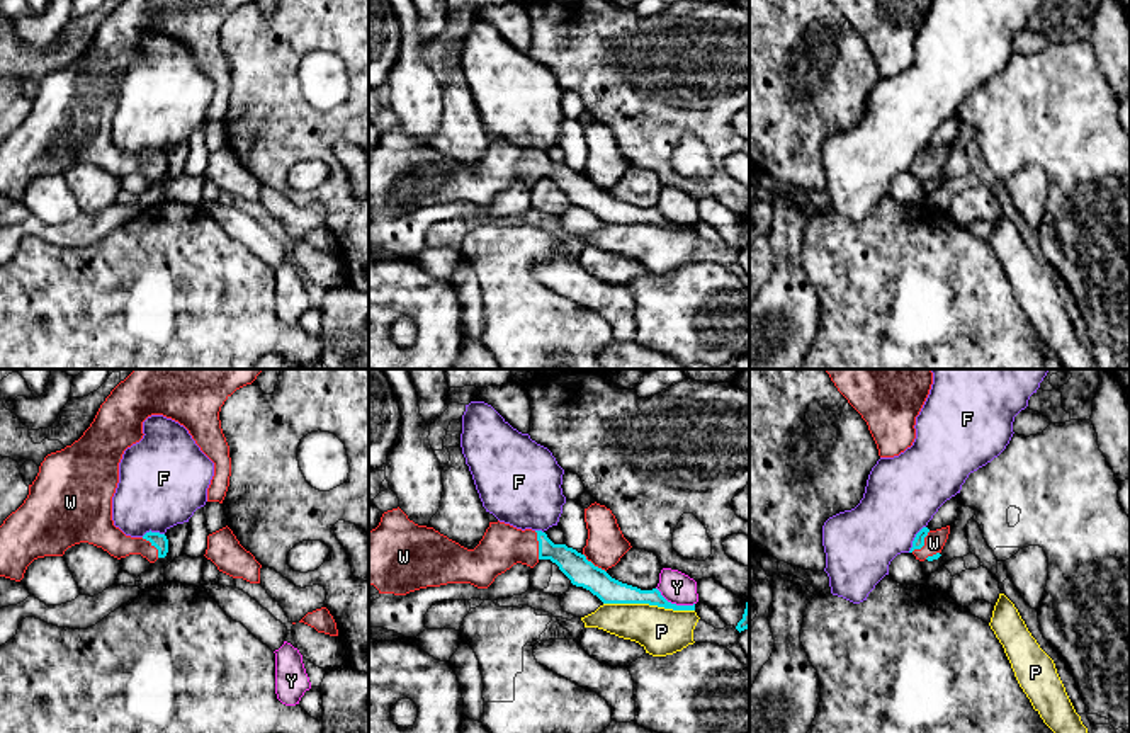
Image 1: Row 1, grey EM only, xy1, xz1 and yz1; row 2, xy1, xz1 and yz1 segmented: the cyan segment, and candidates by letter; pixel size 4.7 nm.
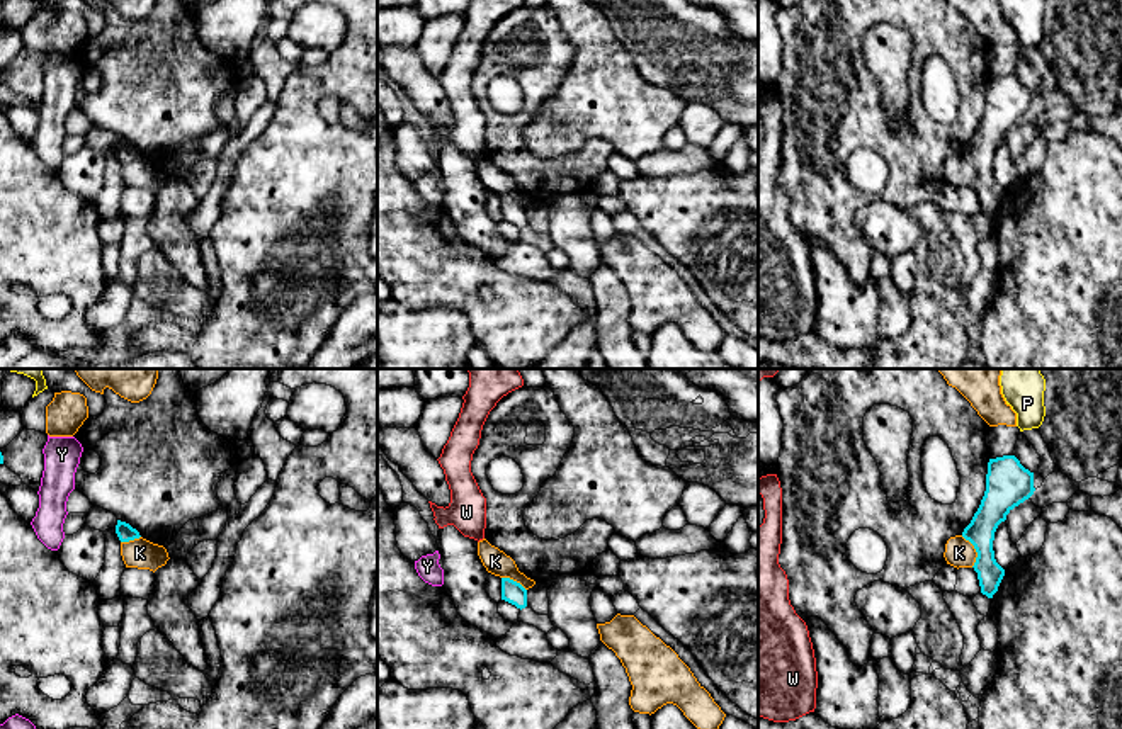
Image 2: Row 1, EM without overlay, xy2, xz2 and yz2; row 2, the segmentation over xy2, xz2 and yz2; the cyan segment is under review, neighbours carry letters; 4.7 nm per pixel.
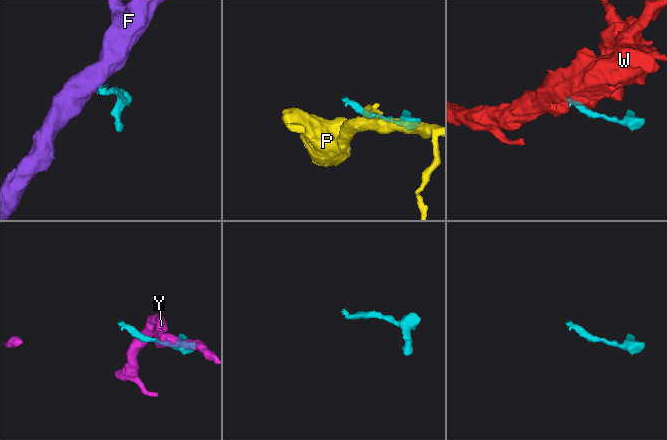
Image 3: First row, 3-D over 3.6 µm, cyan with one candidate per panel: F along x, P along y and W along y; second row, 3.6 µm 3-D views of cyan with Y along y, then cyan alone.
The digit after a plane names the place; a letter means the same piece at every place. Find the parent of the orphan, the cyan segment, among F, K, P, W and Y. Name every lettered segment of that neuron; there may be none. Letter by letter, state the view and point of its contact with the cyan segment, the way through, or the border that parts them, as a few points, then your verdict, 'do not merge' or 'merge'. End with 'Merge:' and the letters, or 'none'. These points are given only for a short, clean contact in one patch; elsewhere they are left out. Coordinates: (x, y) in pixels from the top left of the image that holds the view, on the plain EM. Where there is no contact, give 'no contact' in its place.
F: yz1 (915, 159) | along yz1 (925, 145), (908, 170) | do not merge
K: yz2 (976, 170) | along yz2 (961, 155), (976, 172), (973, 186) | do not merge
P: xz1 (649, 223) | along xz1 (604, 221), (648, 221), (694, 230) | do not merge
W: xz1 (539, 164) | merge
Y: xz1 (675, 223) | along xz1 (656, 206), (672, 221), (694, 223) | do not merge
Merge: W

